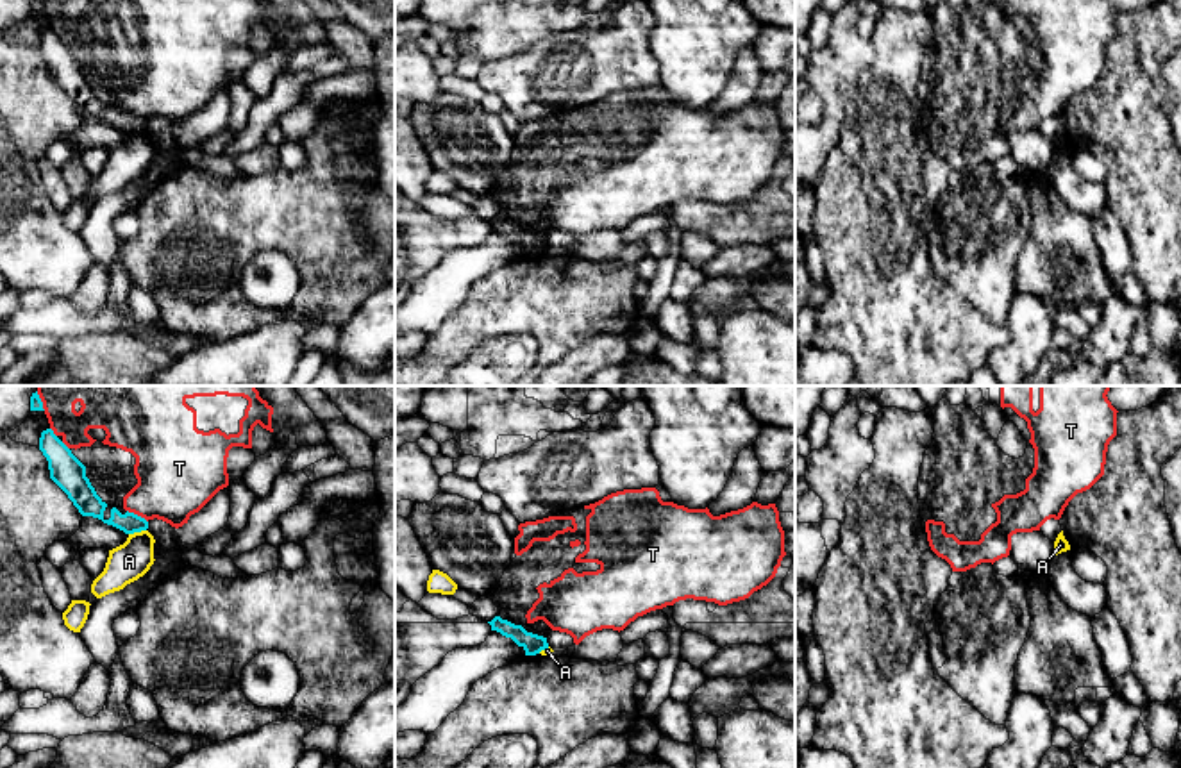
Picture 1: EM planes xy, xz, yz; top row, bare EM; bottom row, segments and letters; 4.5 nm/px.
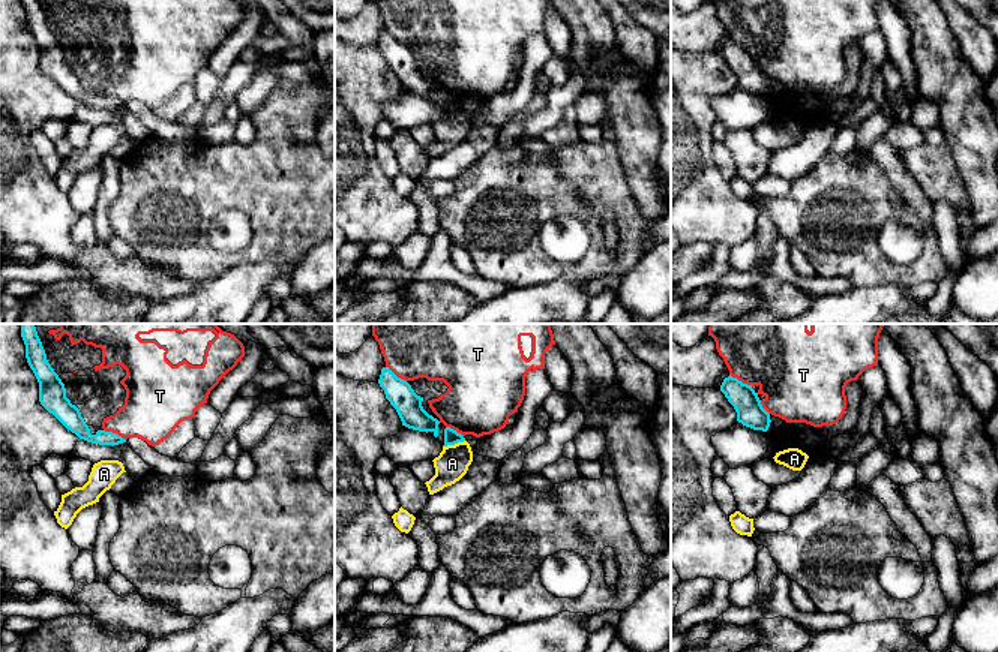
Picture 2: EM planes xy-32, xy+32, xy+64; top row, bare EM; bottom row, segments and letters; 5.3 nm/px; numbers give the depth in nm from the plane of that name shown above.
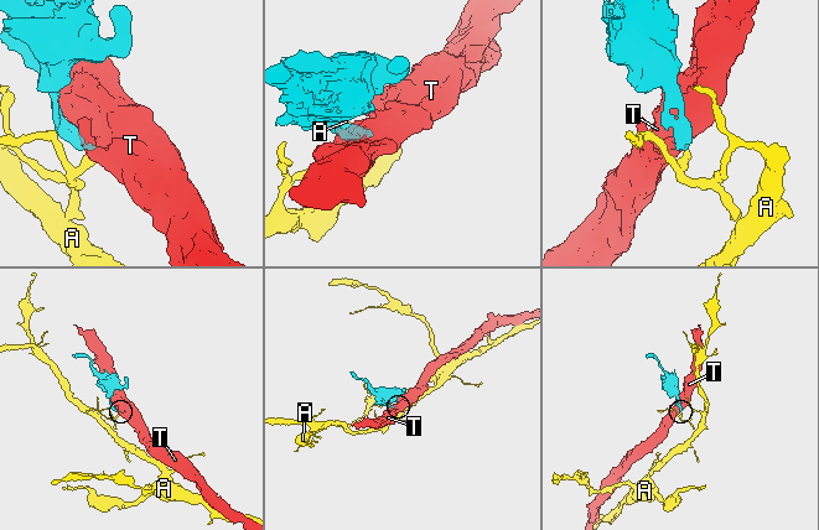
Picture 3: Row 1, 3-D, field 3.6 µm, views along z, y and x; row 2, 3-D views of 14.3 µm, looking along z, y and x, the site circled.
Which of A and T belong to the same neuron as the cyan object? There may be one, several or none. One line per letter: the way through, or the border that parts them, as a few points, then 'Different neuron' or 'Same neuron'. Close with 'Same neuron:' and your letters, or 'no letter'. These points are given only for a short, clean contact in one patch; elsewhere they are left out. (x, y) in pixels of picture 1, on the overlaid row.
A: Boundary: xy (145, 529), (129, 534). Different neuron
T: Different neuron
Same neuron: no letter

